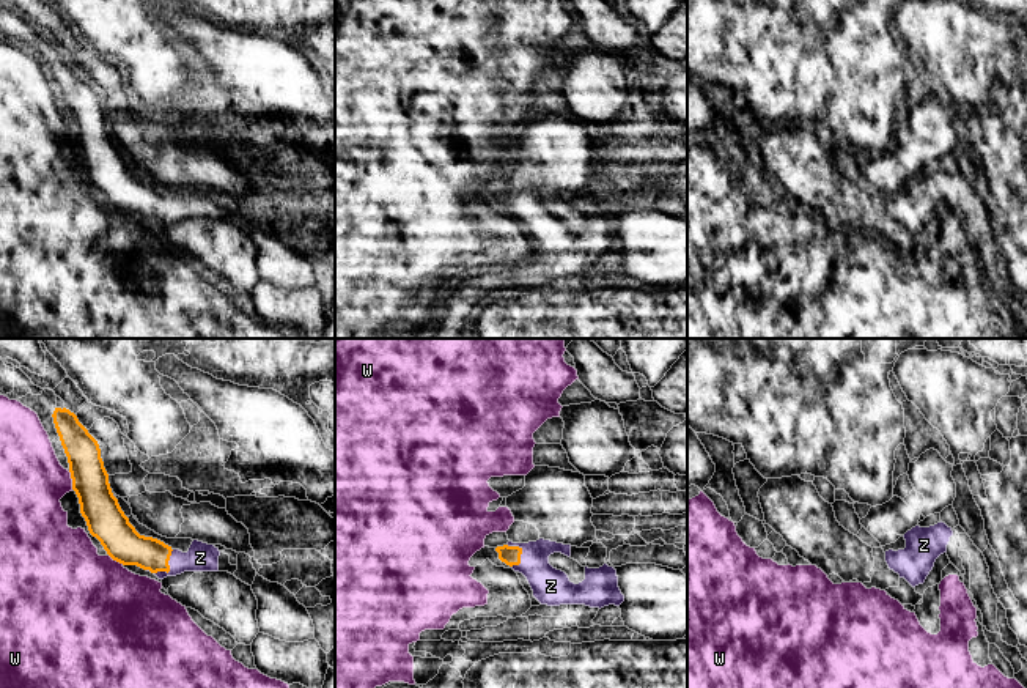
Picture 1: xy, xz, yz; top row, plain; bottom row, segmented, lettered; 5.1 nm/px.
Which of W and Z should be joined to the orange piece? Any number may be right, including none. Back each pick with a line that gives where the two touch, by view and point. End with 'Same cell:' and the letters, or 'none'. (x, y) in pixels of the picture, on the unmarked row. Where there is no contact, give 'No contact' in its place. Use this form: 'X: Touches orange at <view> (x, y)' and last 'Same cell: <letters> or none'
Z: Touches orange at xz (521, 199)
Same cell: Z

